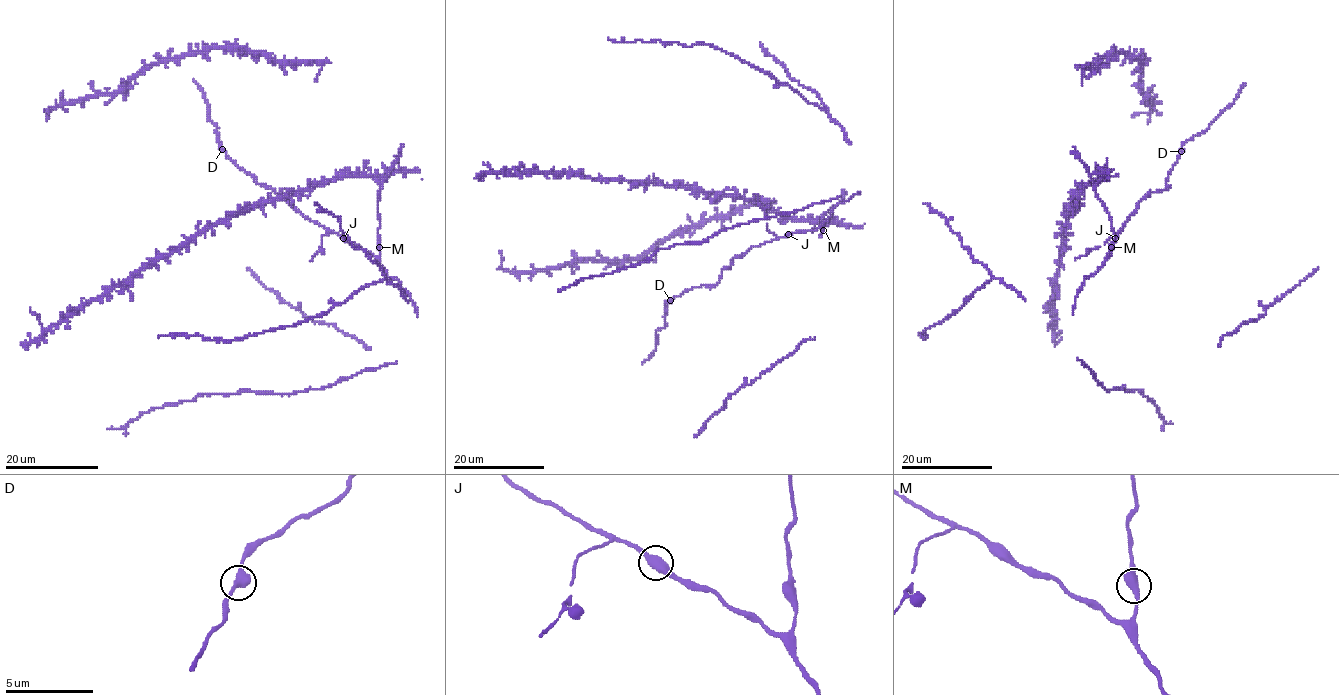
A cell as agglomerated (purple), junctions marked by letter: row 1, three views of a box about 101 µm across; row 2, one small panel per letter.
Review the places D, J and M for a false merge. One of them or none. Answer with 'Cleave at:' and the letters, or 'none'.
Cleave at: none

